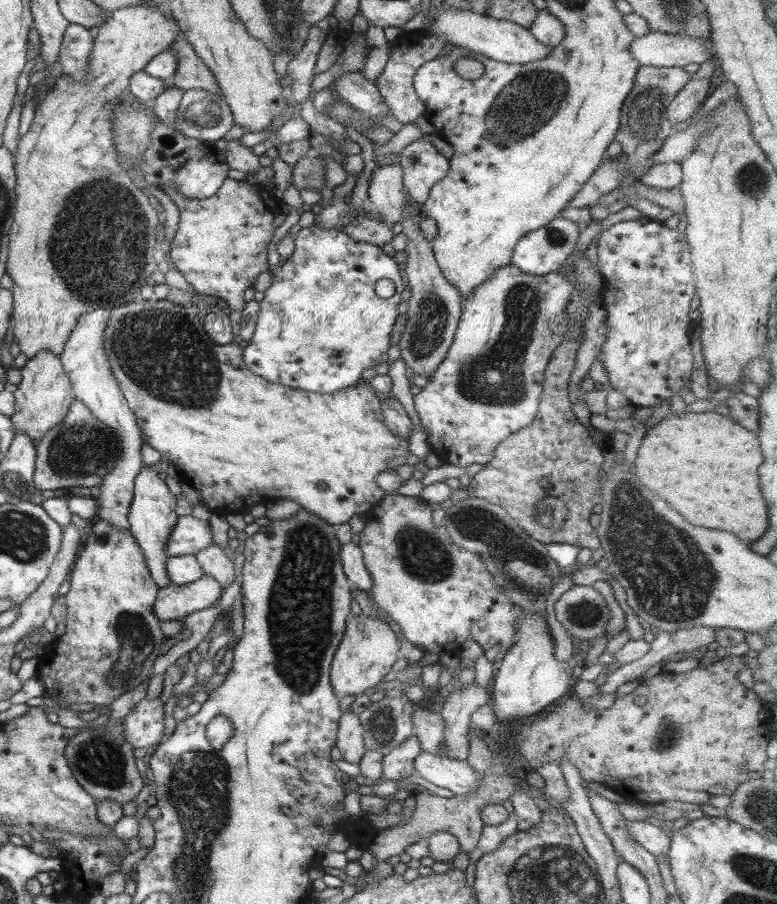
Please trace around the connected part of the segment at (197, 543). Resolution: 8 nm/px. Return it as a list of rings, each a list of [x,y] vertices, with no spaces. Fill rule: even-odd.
[[[192,515],[178,516],[178,522],[168,539],[168,556],[195,555],[202,549],[214,545],[210,524]]]

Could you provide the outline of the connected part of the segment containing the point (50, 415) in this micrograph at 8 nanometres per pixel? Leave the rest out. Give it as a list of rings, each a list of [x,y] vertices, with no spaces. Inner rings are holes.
[[[41,351],[28,359],[21,369],[22,382],[14,391],[15,411],[10,417],[17,428],[17,434],[30,436],[34,443],[50,430],[54,424],[60,424],[75,400],[74,390],[59,356],[52,352]]]

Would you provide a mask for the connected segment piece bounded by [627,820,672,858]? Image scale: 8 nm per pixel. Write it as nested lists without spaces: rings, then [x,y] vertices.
[[[644,820],[627,822],[628,833],[656,858],[669,855],[672,848],[672,838],[668,837],[660,827],[648,824]]]

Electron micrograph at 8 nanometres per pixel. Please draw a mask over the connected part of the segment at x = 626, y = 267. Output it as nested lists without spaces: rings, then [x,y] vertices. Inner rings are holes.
[[[646,216],[637,220],[618,222],[602,231],[597,240],[600,276],[605,283],[601,293],[601,308],[608,312],[608,332],[598,361],[608,372],[614,390],[640,407],[656,407],[678,394],[688,383],[694,357],[690,344],[692,333],[690,302],[696,294],[691,252],[685,236],[677,229],[670,230],[662,222]]]

